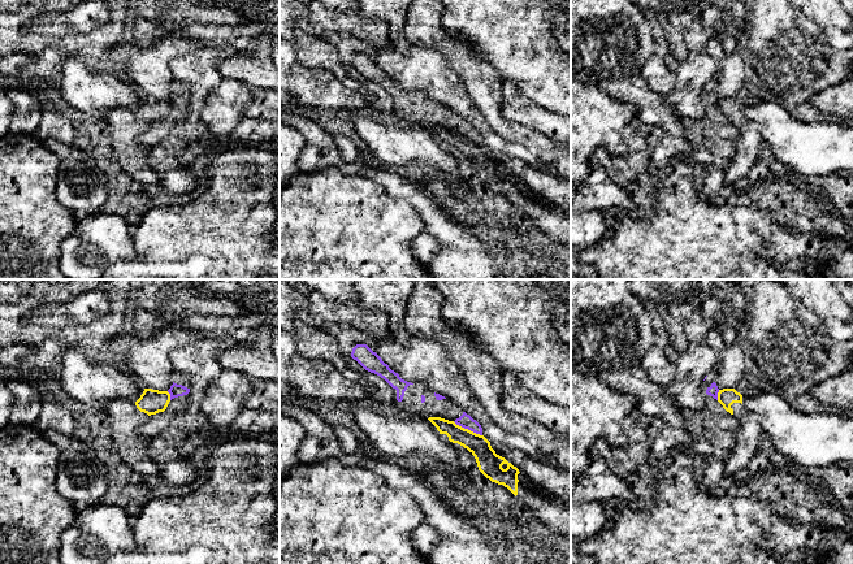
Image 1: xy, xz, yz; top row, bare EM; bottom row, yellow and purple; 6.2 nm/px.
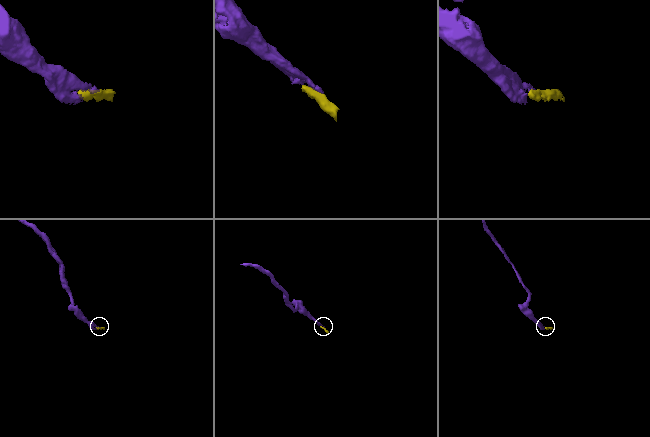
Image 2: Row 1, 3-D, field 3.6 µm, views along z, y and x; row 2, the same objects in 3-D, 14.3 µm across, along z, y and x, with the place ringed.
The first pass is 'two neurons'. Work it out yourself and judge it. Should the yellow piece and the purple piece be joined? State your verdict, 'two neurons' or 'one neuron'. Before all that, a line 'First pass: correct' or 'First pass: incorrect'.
First pass: correct
two neurons

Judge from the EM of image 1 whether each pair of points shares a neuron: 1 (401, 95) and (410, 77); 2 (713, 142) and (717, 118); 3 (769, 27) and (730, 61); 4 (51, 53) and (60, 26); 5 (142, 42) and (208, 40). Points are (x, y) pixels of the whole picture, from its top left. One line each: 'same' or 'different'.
1: different
2: different
3: different
4: different
5: different

